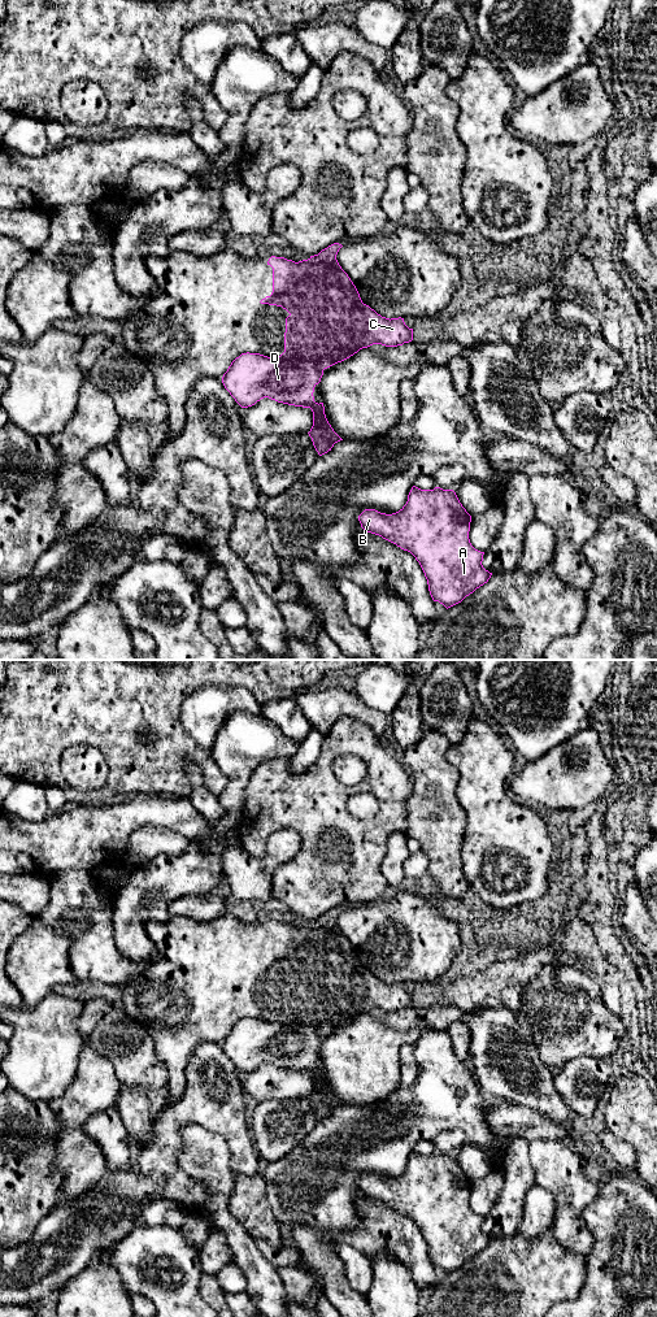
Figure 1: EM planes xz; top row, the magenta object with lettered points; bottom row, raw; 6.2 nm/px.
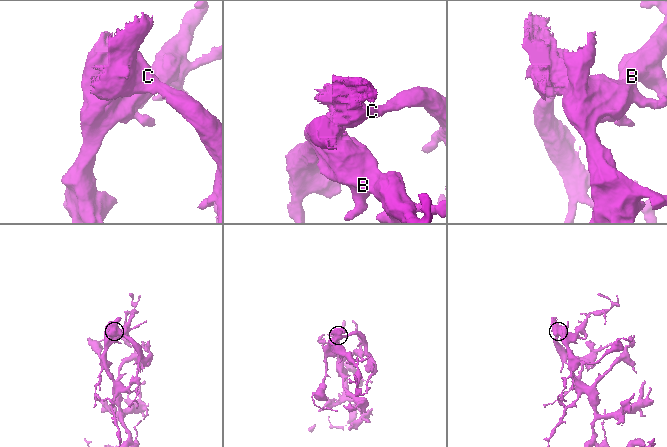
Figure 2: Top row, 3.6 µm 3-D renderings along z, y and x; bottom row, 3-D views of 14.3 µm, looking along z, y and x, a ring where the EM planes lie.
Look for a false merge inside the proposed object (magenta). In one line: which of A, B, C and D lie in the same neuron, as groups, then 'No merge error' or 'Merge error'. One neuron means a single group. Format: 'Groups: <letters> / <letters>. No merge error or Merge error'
Groups: A B D / C. Merge error

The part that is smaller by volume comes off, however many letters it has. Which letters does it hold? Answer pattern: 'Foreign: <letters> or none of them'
Foreign: C

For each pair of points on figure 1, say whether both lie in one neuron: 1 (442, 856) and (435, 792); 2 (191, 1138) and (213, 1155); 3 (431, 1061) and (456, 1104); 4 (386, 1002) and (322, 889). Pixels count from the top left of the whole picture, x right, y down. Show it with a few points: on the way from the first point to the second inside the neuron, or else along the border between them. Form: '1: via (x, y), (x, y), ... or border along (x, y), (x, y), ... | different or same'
1: via (442, 840), (435, 808) | same
2: via (196, 1143), (208, 1155) | same
3: via (440, 1072), (446, 1094) | same
4: border along (335, 907), (320, 917) | different

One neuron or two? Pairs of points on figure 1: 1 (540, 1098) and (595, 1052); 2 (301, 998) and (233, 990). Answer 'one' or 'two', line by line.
1: two
2: one

